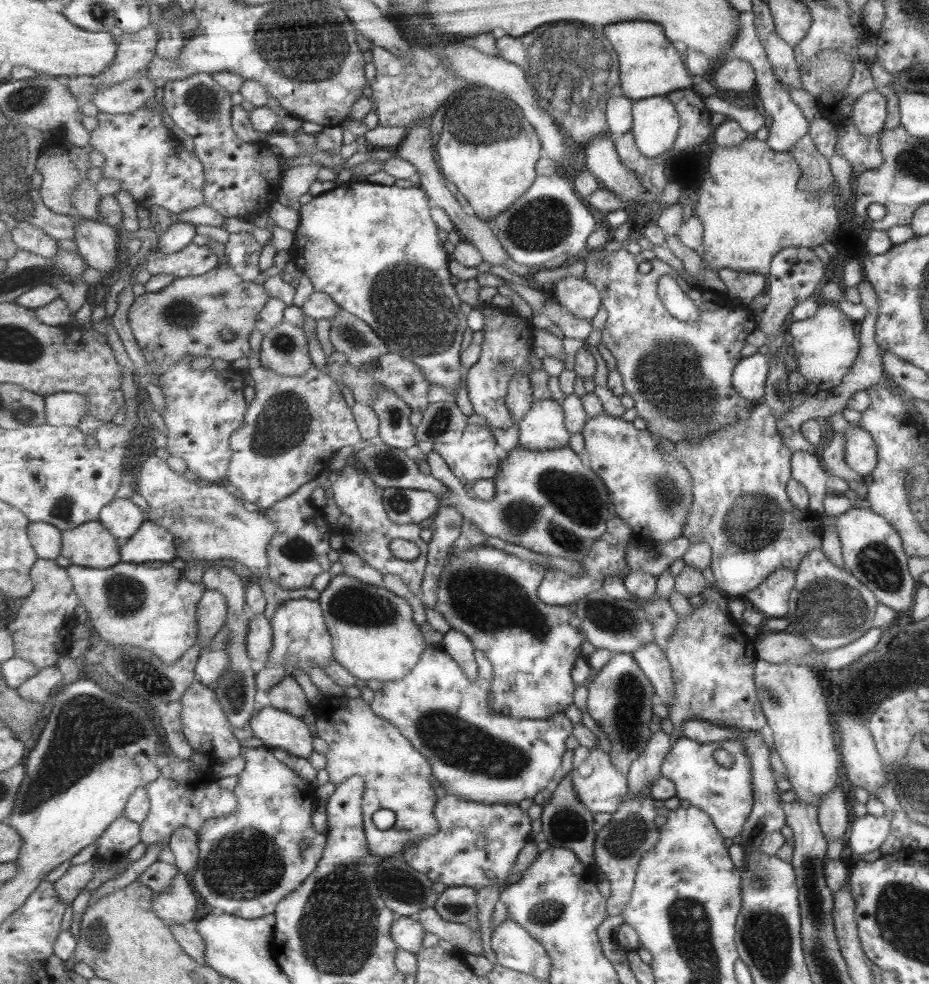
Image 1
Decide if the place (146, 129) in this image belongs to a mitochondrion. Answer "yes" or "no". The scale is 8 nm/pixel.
no

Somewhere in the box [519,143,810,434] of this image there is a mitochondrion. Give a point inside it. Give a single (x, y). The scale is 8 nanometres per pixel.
(663, 378)

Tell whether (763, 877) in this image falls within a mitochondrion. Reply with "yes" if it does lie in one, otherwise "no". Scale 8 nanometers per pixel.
yes

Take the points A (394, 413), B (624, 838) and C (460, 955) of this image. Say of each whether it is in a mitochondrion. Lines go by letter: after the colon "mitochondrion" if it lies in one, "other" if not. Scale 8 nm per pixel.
A: mitochondrion
B: mitochondrion
C: other

